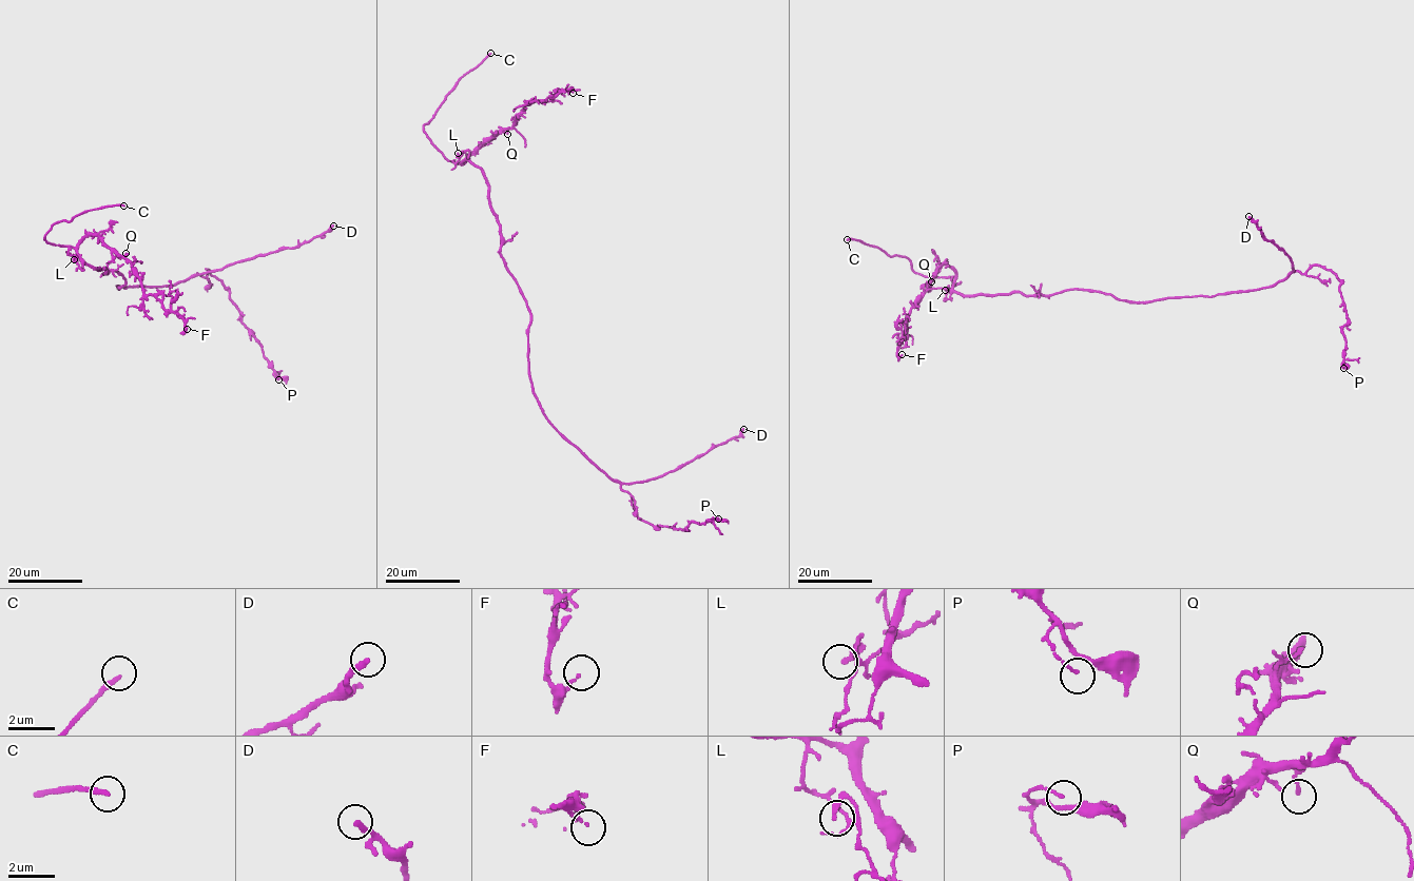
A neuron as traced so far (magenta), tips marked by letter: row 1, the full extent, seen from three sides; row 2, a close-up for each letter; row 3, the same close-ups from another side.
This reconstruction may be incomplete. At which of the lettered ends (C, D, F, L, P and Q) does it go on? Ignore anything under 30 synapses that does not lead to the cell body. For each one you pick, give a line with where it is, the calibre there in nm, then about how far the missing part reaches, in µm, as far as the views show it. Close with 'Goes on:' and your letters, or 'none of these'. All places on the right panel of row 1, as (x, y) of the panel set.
C: Place: (847, 239). Thickness 200 nm. Missing length about 15 µm
D: Place: (1248, 216). Thickness 240 nm. Missing length about 70 µm
Goes on: C, D

